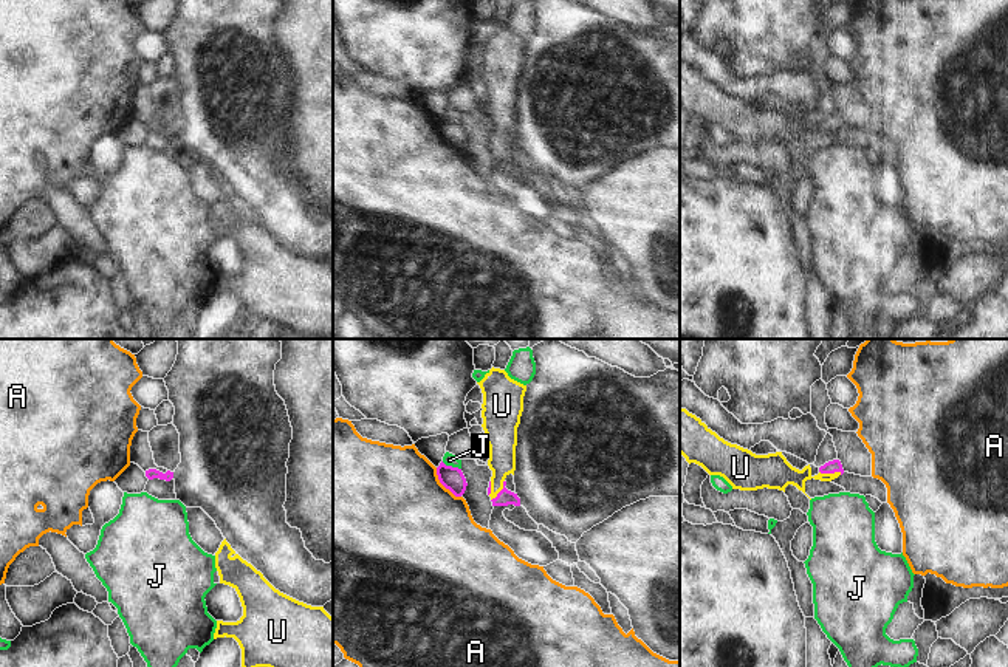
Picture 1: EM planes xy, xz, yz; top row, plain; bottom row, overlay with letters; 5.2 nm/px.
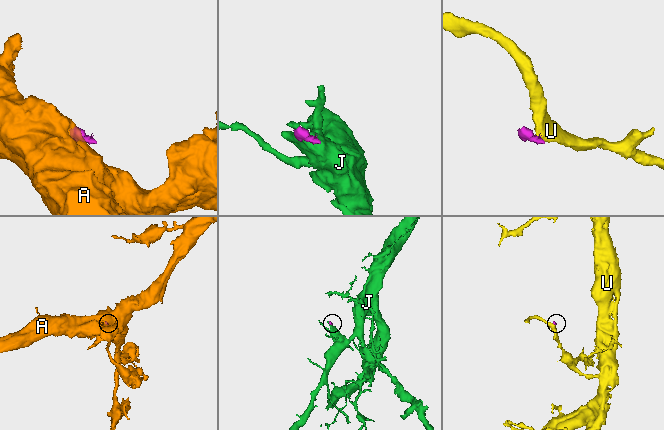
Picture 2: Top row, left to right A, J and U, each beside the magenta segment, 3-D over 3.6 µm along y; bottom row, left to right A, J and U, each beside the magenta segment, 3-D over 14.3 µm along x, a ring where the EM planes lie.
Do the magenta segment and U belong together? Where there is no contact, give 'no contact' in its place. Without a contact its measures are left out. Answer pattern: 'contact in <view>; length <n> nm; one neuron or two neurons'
contact in yz; length 120 nm; one neuron

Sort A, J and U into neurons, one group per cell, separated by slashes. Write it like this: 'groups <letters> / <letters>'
groups A / J / U

